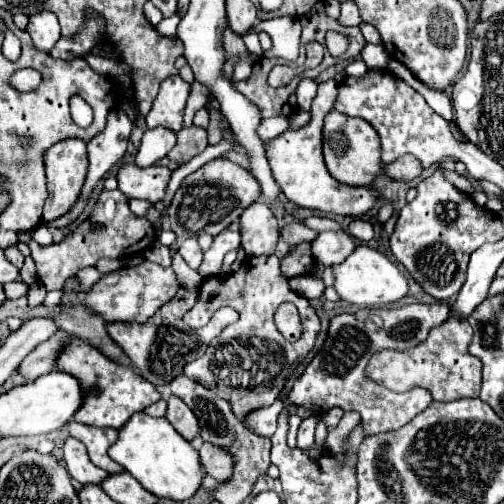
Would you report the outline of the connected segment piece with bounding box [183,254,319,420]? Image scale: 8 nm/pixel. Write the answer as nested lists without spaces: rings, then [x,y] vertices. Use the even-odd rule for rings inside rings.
[[[275,254],[247,258],[241,266],[241,270],[237,270],[229,276],[207,278],[199,290],[199,298],[197,298],[195,306],[183,316],[183,322],[189,328],[205,326],[209,322],[209,316],[223,306],[235,308],[239,312],[239,320],[235,324],[227,326],[227,330],[221,334],[221,342],[217,342],[217,338],[215,338],[215,342],[211,342],[209,348],[215,352],[207,352],[205,356],[185,364],[183,374],[187,378],[199,382],[207,390],[213,390],[217,396],[225,398],[231,404],[233,414],[239,420],[243,420],[251,410],[269,406],[275,402],[275,398],[283,390],[287,378],[291,376],[295,364],[299,360],[303,360],[307,356],[307,352],[313,348],[315,336],[319,334],[319,318],[317,318],[315,310],[311,308],[311,304],[307,302],[307,298],[299,296],[297,292],[293,292],[289,288],[289,280],[281,274],[279,258]],[[283,302],[293,302],[301,314],[303,334],[295,342],[287,342],[275,326],[275,310]],[[215,346],[221,346],[221,354],[225,358],[225,368],[221,366],[221,374],[215,372],[215,368],[213,368],[213,360],[217,354]]]

